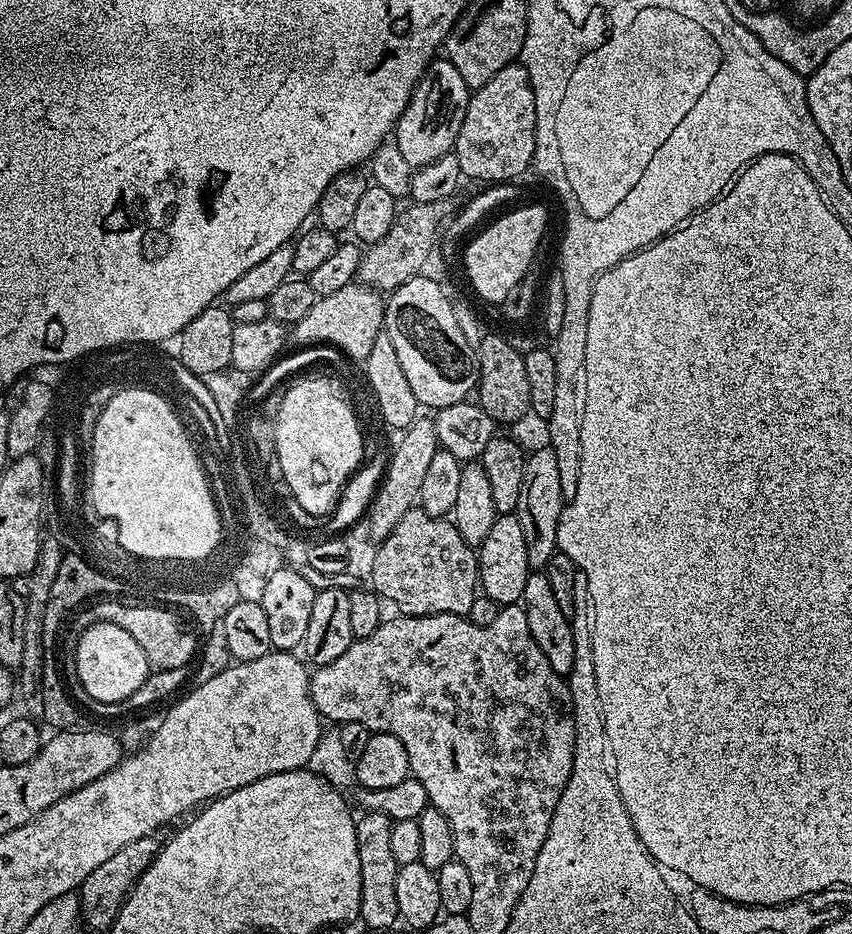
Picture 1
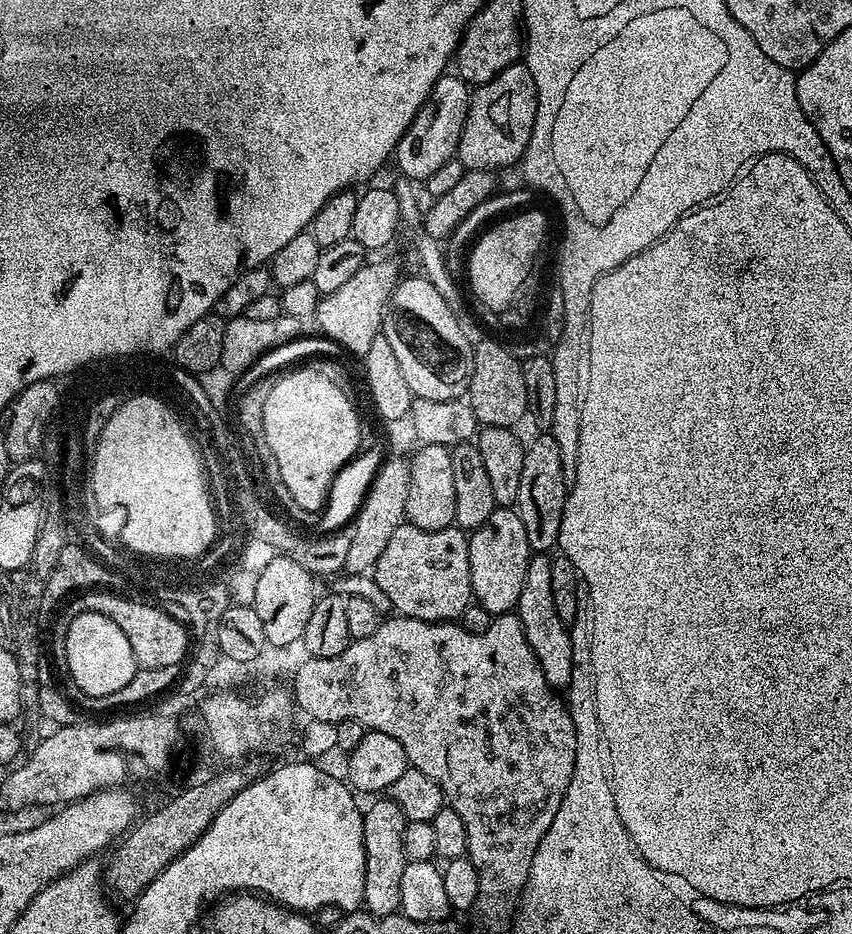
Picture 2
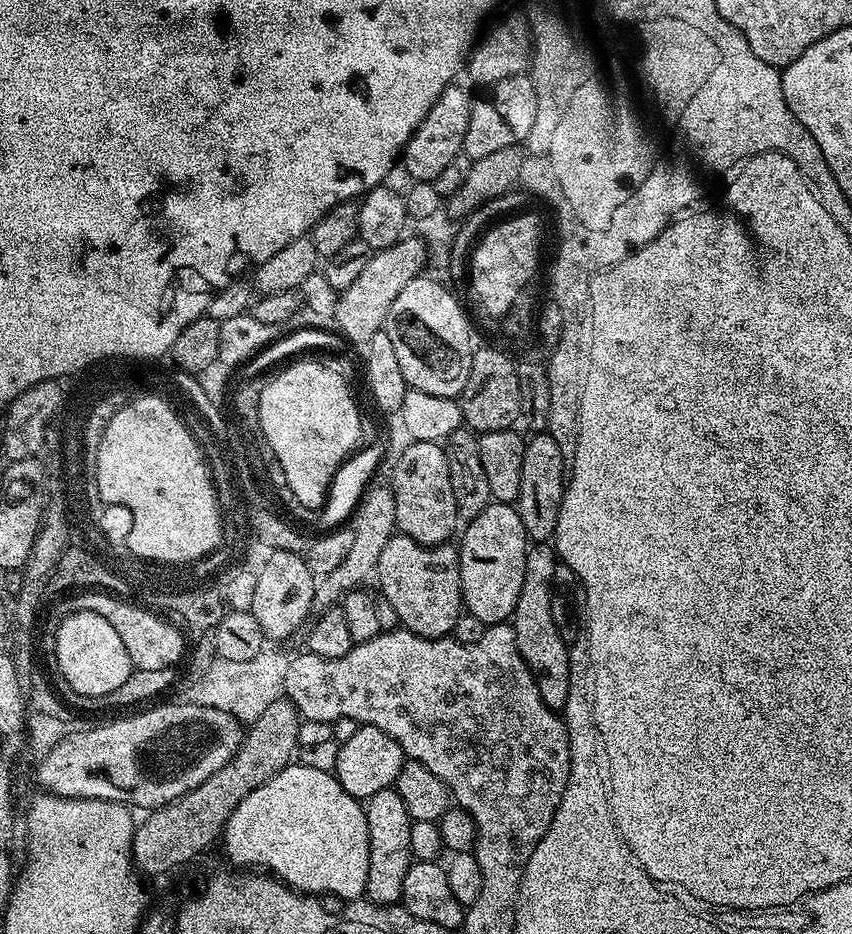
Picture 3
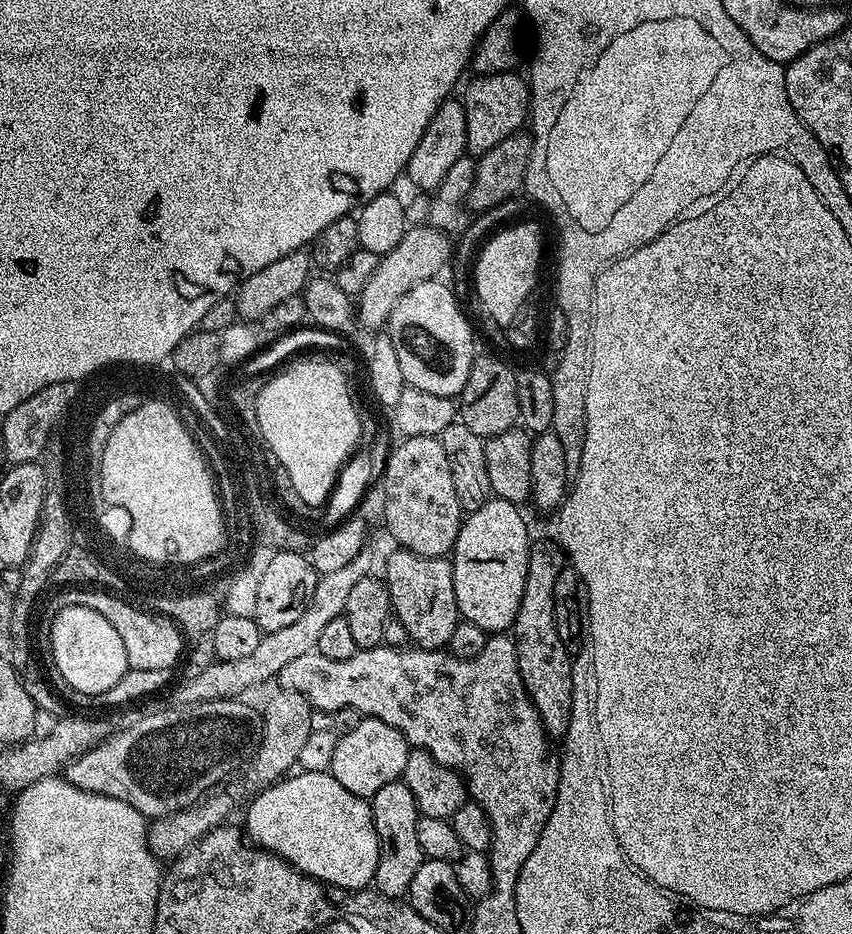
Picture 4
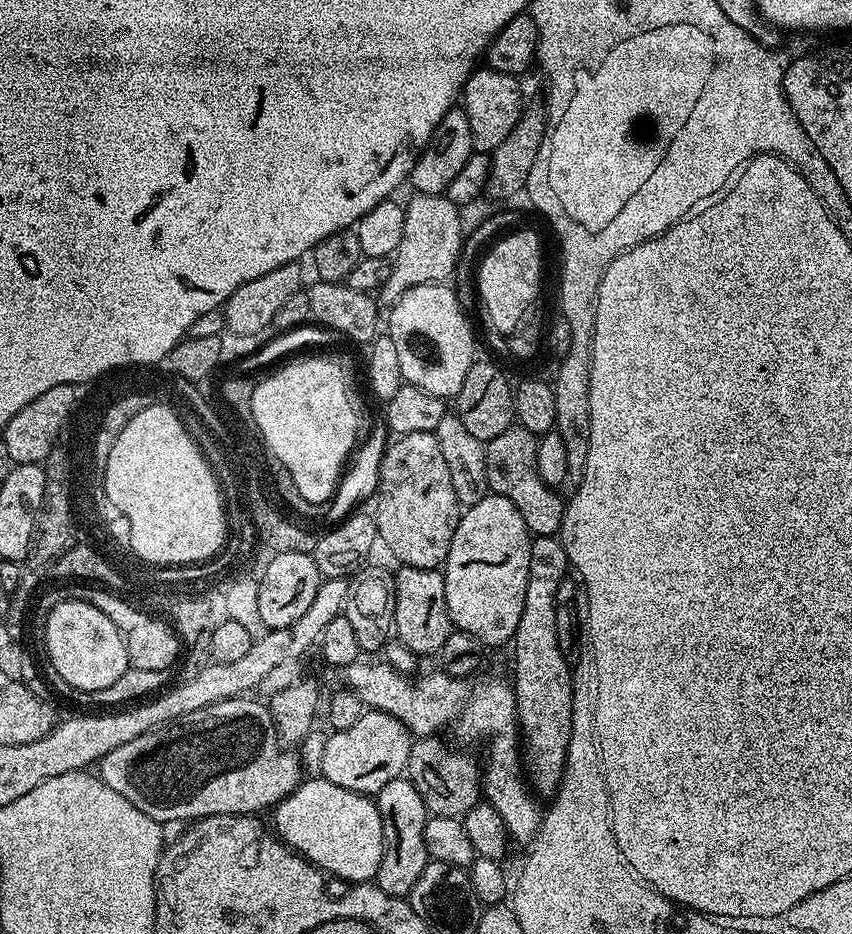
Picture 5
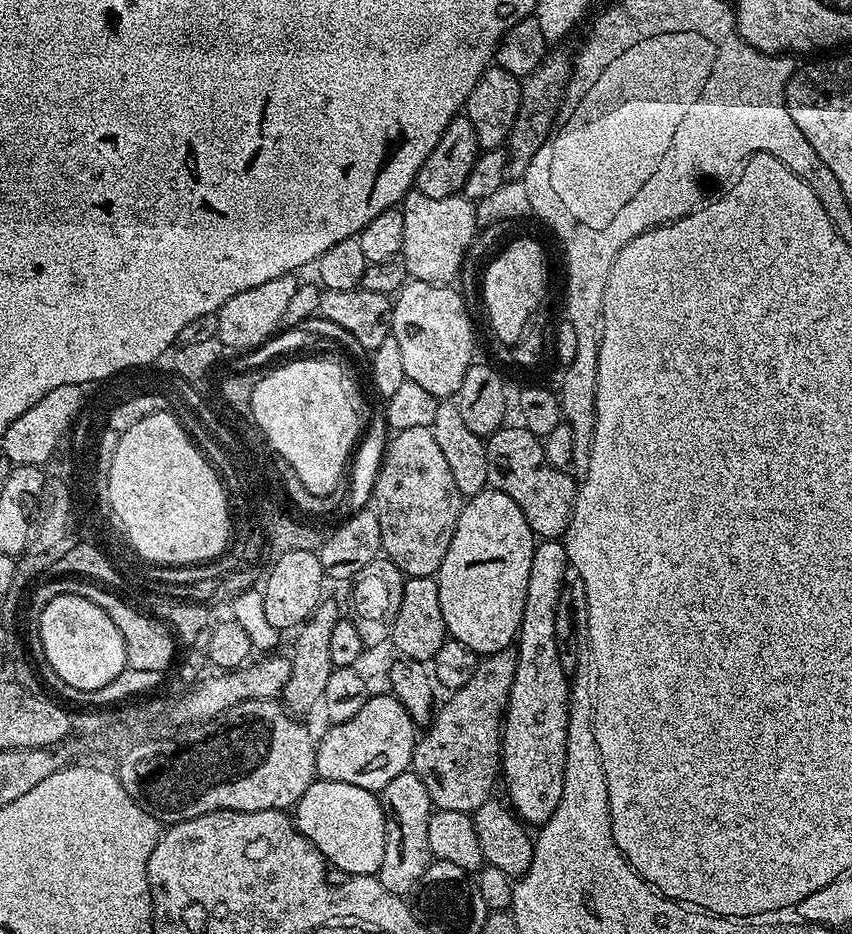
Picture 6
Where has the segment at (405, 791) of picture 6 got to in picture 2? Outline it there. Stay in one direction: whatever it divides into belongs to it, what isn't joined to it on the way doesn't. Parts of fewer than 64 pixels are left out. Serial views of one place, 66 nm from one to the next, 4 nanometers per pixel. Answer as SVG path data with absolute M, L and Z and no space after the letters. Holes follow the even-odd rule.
M376 798L369 808L363 809L364 814L364 849L366 850L366 882L364 883L363 907L373 916L394 916L400 912L402 902L402 870L406 870L408 859L402 846L402 834L408 821L405 820L400 807L391 798Z

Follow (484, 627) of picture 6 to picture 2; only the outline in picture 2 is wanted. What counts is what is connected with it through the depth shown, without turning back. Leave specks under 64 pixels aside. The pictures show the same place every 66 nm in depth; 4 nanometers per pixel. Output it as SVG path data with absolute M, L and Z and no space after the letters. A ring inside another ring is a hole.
M498 506L468 536L468 553L470 554L470 582L475 603L480 604L487 612L493 614L508 614L513 611L522 594L522 582L526 582L528 562L533 555L531 546L526 542L526 529L522 527L522 518L515 507Z

